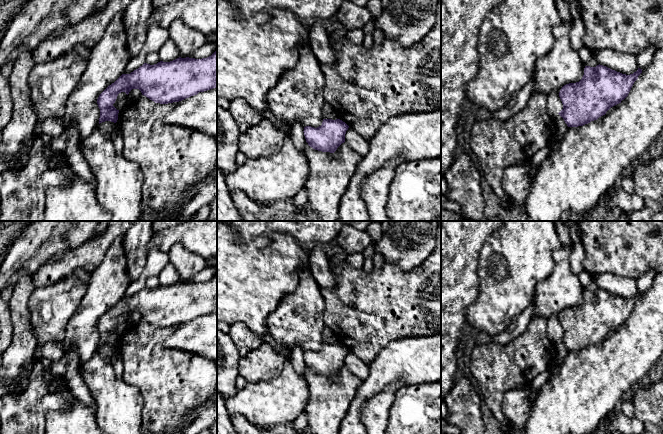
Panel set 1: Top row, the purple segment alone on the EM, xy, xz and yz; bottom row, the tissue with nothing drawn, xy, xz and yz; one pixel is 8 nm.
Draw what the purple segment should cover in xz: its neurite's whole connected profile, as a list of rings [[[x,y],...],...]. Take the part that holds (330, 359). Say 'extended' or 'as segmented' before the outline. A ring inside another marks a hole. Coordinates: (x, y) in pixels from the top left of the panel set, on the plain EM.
as segmented | [[[323,343],[322,349],[304,351],[304,360],[310,371],[322,376],[334,377],[345,366],[349,350],[340,343]]]

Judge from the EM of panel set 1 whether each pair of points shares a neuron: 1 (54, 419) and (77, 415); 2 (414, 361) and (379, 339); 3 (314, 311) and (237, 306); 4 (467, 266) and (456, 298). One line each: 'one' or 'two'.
1: one
2: two
3: two
4: one

